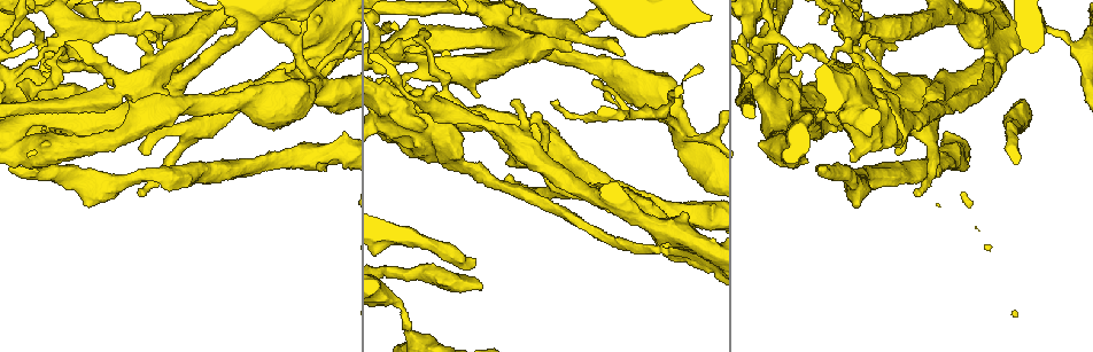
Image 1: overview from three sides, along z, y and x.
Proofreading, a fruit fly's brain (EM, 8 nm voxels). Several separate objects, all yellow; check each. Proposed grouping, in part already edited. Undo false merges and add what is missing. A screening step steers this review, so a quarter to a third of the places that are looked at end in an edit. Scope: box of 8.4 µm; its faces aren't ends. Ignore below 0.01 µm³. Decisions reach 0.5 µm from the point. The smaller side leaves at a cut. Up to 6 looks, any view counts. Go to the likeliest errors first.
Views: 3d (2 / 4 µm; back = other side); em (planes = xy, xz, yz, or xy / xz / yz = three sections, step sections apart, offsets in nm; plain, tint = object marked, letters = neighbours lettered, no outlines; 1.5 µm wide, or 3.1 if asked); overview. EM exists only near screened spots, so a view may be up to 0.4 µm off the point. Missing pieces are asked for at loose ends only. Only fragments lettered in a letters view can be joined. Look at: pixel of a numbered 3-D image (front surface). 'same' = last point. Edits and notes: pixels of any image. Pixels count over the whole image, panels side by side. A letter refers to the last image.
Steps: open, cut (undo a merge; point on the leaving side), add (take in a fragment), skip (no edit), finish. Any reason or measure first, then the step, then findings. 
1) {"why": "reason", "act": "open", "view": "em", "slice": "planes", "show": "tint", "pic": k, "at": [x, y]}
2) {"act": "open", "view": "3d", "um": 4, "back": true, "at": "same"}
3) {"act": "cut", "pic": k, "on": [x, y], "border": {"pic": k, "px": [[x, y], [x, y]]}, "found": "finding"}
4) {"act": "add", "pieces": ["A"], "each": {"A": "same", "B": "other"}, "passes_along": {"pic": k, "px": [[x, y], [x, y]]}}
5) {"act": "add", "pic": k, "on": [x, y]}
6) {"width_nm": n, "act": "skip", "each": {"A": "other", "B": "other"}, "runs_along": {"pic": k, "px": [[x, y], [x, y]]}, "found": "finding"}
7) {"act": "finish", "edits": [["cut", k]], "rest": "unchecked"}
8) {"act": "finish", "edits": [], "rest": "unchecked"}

{"act": "open", "view": "em", "slice": "xz", "step": 8, "show": "tint", "pic": 1, "at": [482, 287]}

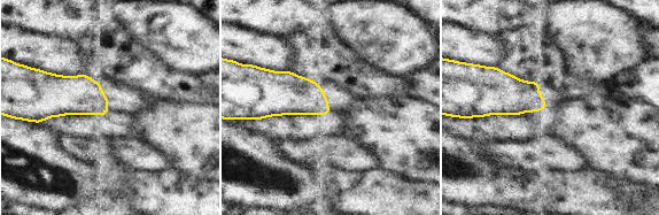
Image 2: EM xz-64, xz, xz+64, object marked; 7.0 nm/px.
{"act": "open", "view": "em", "slice": "planes", "show": "letters", "at": "same"}

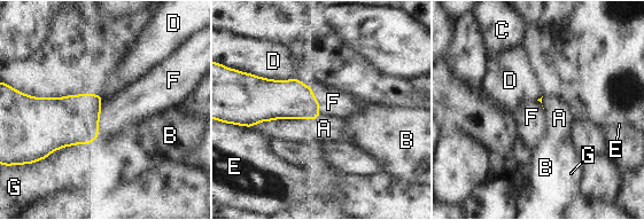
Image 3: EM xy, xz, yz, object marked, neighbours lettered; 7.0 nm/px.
{"act": "add", "pieces": ["F"], "each": {"A": "other", "B": "other", "C": "other", "D": "other", "E": "other", "F": "same", "G": "other"}, "passes_along": {"pic": 3, "px": [[63, 122], [99, 119], [124, 111]]}, "found": "it goes on there"}

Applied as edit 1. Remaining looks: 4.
{"why": "free end", "act": "open", "view": "3d", "um": 4, "pic": 1, "at": [904, 142]}

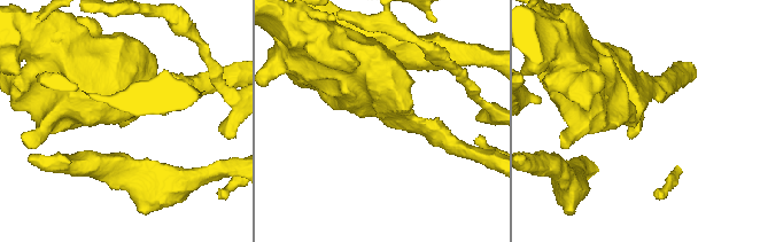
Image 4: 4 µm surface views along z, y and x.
{"why": "now the EM", "act": "open", "view": "em", "slice": "planes", "show": "letters", "pic": 4, "at": [638, 117]}

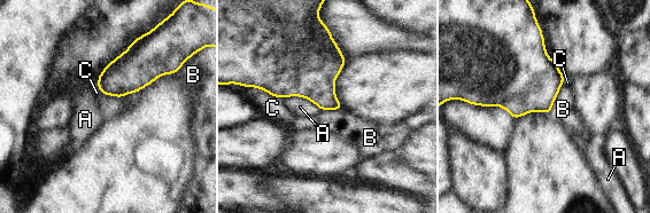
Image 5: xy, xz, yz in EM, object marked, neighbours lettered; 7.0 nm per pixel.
{"act": "skip", "each": {"A": "other", "B": "other", "C": "other"}, "border": {"pic": 5, "px": [[134, 93], [122, 96], [103, 95]]}, "found": "no lettered fragment goes on from it"}

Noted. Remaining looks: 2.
{"why": "abrupt turn", "act": "open", "view": "em", "slice": "yz", "step": 8, "show": "letters", "pic": 1, "at": [535, 120]}

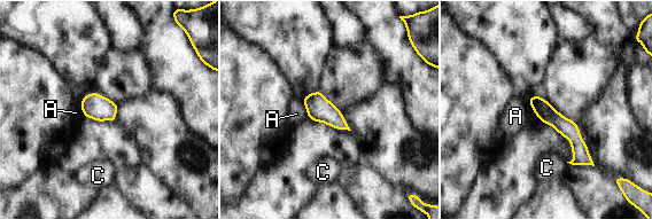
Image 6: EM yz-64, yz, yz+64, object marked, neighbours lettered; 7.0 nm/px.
{"act": "skip", "each": {"A": "other", "C": "other"}, "border": {"pic": 6, "px": [[301, 100], [308, 116]]}, "found": "all the same neuron"}

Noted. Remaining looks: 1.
{"act": "finish", "edits": [["add", 3]], "rest": "unchecked"}

